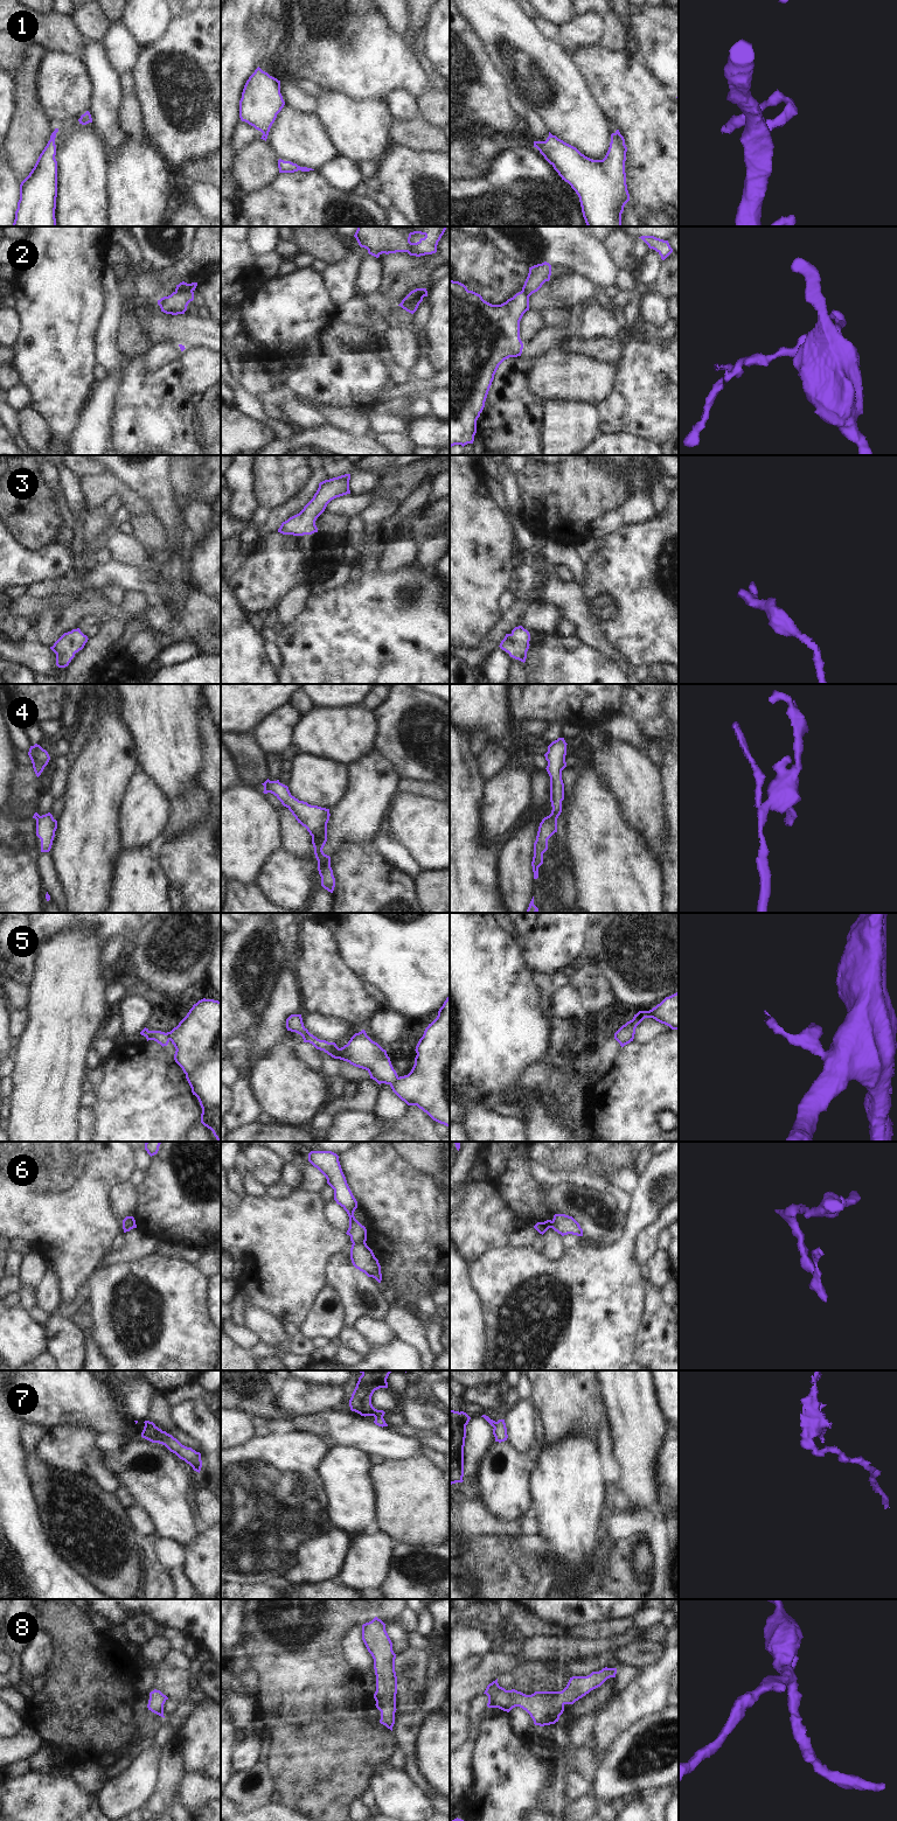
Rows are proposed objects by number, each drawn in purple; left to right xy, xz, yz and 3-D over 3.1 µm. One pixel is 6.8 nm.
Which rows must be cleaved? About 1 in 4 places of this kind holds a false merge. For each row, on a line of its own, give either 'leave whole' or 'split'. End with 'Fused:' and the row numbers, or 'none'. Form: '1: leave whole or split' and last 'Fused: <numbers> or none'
1: leave whole
2: split
3: leave whole
4: split
5: split
6: leave whole
7: split
8: leave whole
Fused: 2, 4, 5, 7

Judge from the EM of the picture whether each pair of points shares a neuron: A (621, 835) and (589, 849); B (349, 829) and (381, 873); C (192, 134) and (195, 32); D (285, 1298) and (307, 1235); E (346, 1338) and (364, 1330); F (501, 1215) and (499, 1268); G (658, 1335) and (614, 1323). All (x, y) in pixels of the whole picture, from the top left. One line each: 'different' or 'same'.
A: same
B: different
C: same
D: same
E: different
F: different
G: different

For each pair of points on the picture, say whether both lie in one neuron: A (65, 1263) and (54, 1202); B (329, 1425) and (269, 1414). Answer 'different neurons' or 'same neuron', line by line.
A: same neuron
B: same neuron

